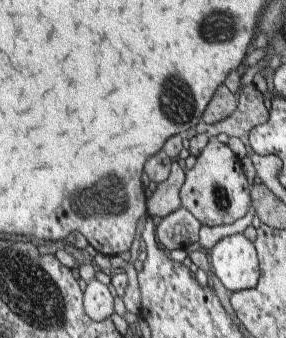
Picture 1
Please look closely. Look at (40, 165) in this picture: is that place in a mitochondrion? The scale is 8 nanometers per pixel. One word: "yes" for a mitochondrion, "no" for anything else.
no

